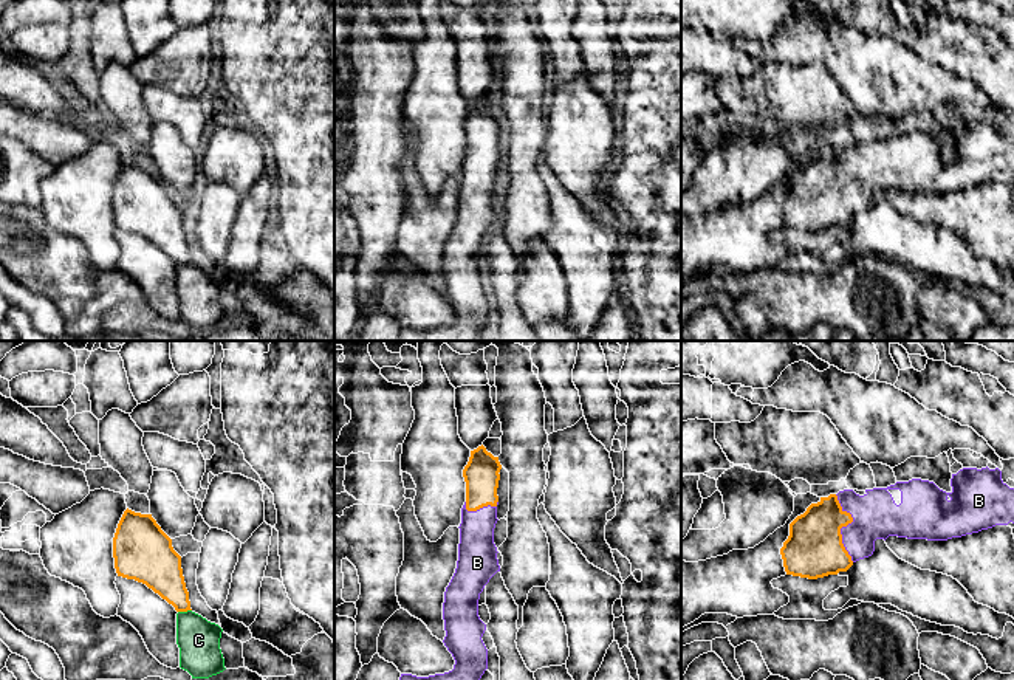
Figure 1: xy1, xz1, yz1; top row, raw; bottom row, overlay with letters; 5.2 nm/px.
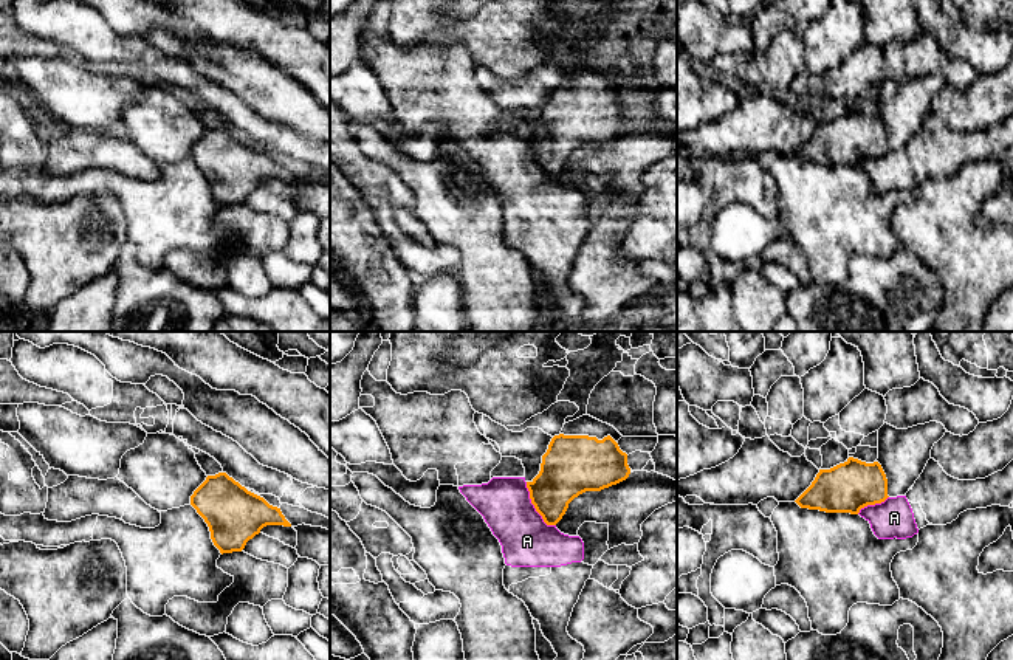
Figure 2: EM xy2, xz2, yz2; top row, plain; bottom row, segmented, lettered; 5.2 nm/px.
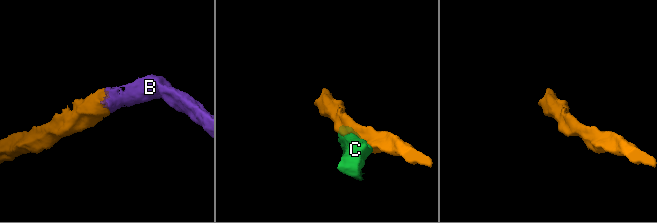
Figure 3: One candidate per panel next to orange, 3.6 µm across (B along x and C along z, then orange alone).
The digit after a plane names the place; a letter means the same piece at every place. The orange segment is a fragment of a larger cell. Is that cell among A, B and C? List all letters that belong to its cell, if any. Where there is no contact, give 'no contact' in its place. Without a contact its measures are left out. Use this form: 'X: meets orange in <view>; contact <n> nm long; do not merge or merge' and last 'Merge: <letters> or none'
A: meets orange in xz2; contact 280 nm long; do not merge
B: meets orange in yz1; contact 360 nm long; merge
C: meets orange in xy1; contact 70 nm long; do not merge
Merge: B

